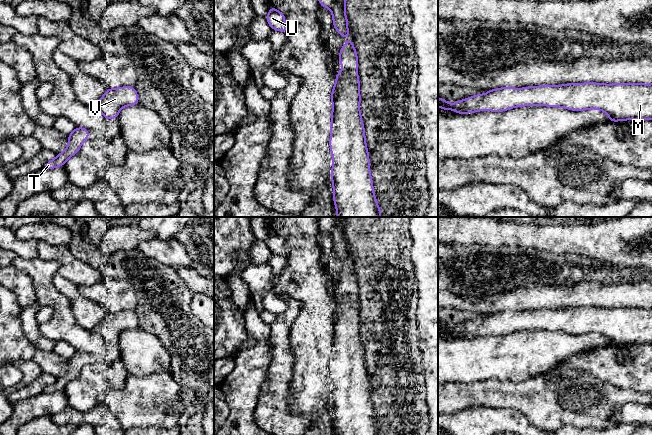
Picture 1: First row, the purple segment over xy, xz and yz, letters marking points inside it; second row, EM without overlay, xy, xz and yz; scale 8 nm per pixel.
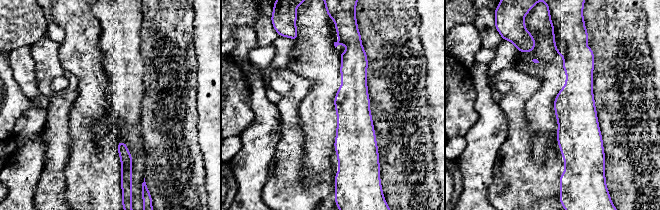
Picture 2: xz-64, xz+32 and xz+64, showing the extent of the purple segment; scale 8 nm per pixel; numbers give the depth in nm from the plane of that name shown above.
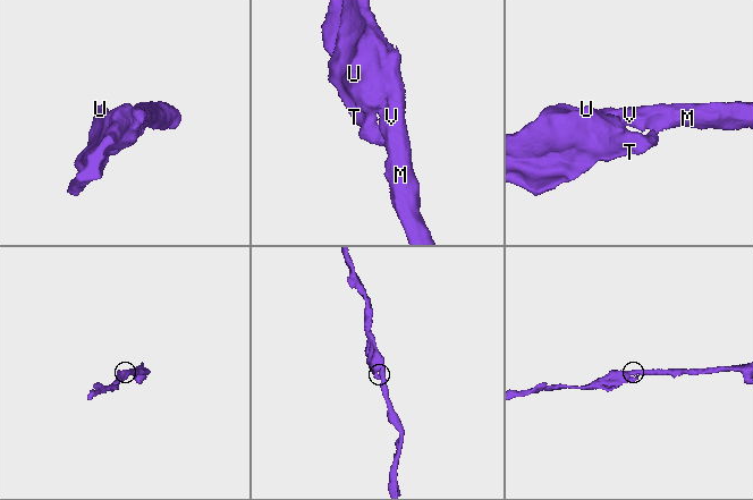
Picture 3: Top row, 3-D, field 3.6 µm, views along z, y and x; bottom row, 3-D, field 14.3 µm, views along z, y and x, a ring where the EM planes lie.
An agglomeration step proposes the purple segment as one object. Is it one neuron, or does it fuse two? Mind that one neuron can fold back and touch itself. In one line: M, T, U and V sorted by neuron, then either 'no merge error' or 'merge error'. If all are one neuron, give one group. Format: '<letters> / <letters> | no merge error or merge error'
M T U V | no merge error

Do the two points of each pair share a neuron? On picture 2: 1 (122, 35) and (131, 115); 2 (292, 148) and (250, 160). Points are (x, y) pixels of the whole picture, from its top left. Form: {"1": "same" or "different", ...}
{"1": "same", "2": "different"}

